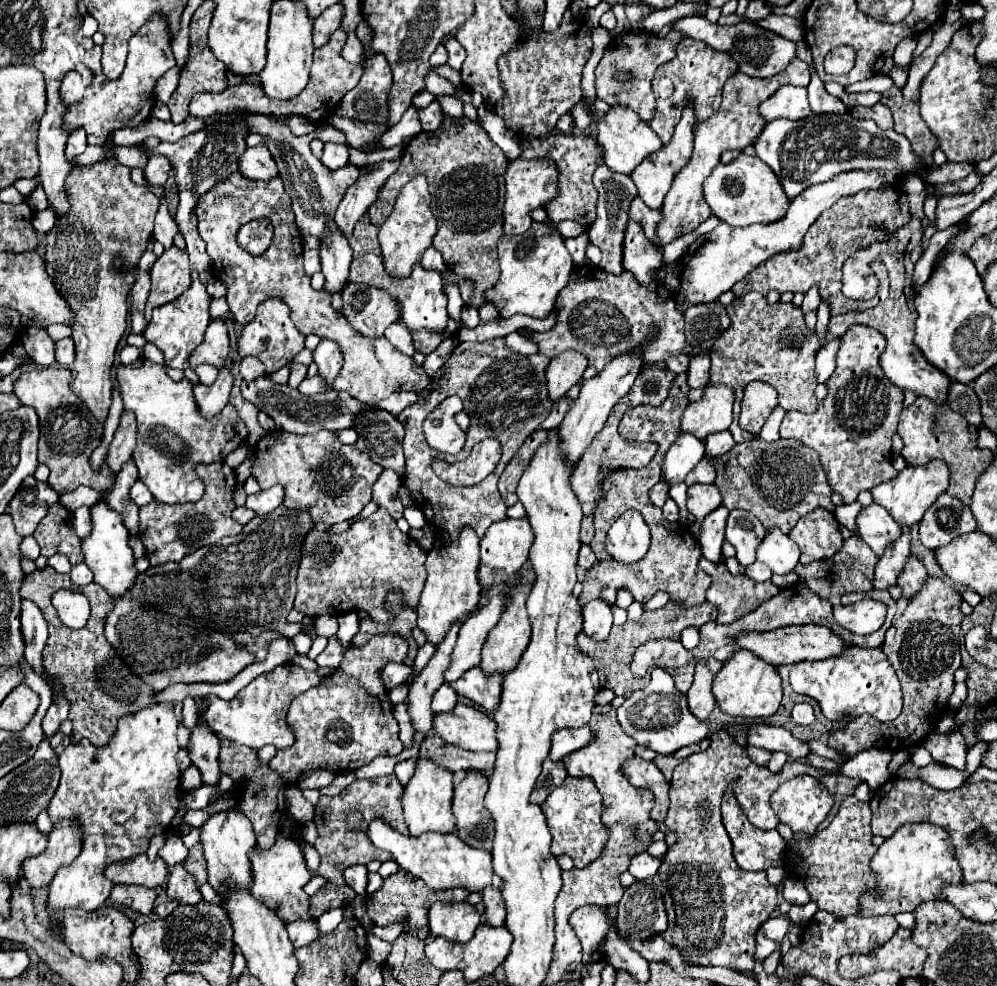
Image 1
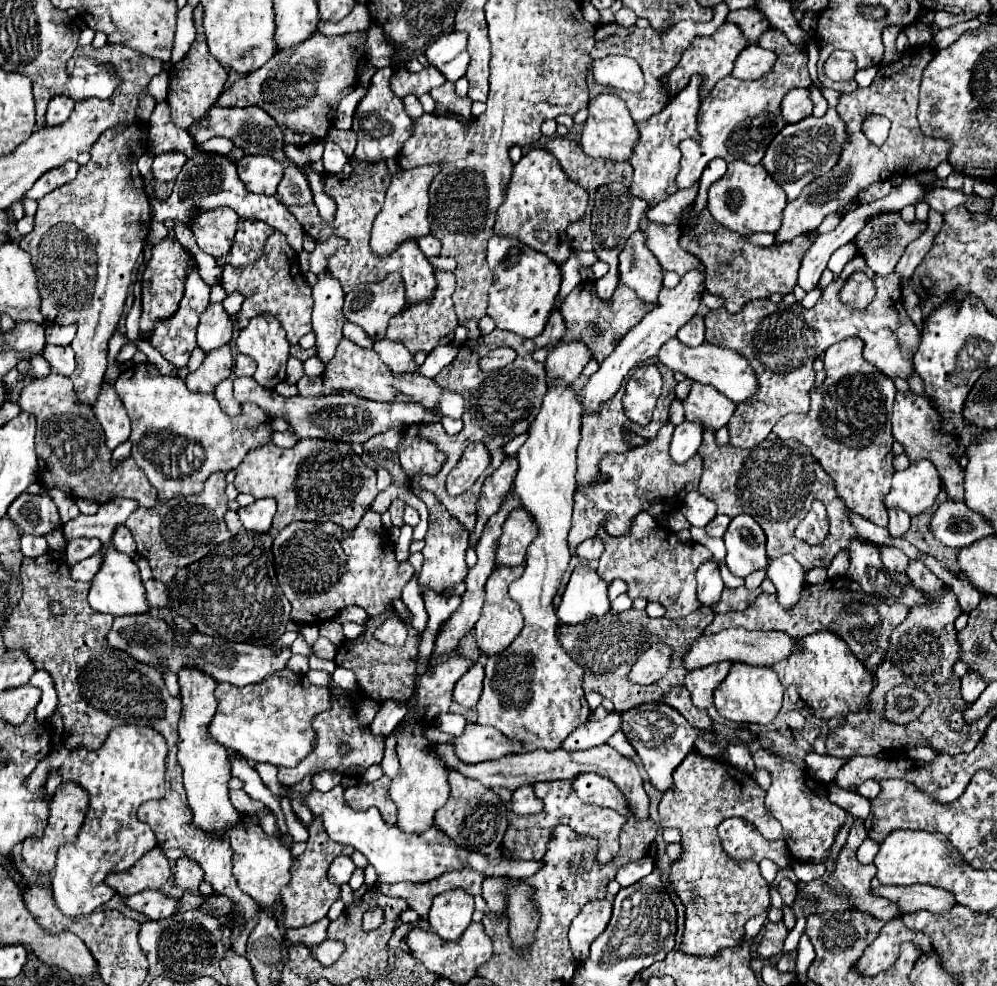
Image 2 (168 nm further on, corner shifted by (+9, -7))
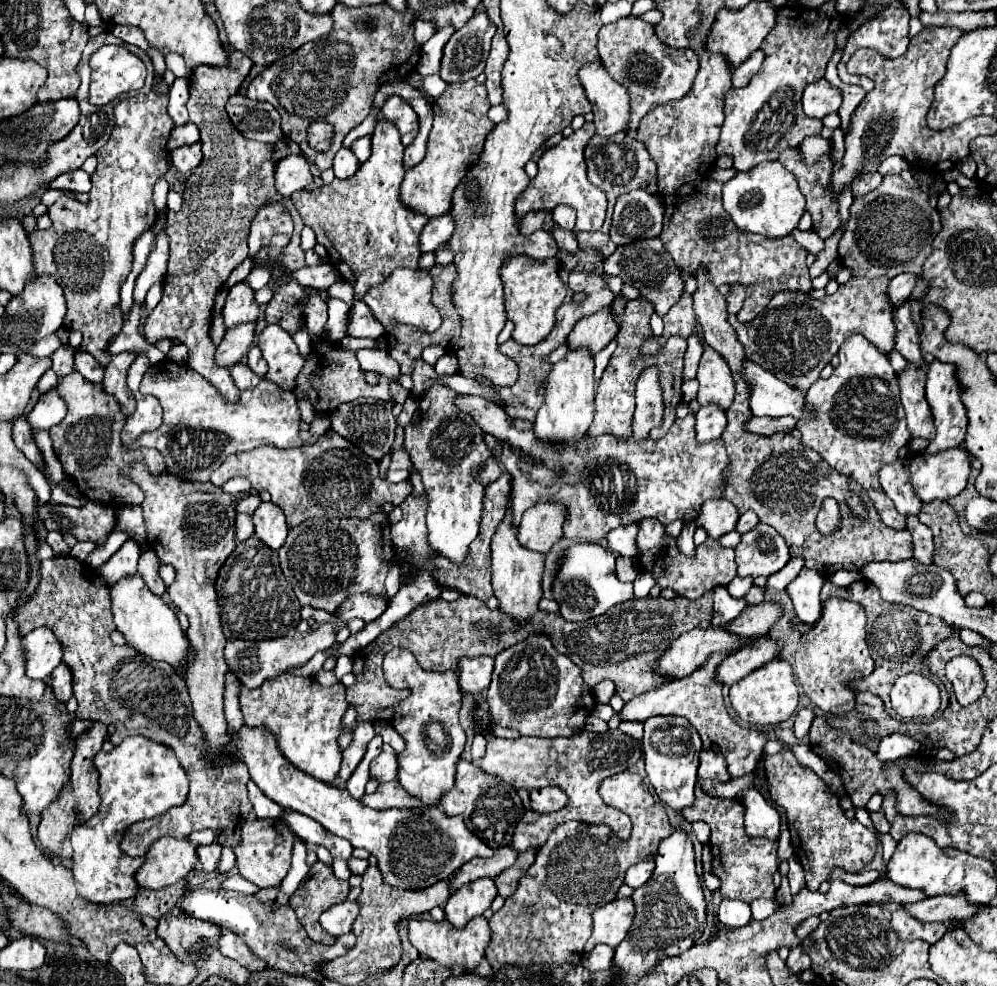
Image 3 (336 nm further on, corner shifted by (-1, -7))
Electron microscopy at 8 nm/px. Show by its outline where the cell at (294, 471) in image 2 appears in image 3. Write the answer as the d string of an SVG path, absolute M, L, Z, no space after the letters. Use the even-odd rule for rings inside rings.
M333 430L323 434L313 446L305 444L285 450L263 446L245 454L233 454L211 474L211 482L223 486L235 476L245 476L253 490L267 490L271 502L285 512L289 526L297 526L313 516L369 518L375 512L391 512L413 492L409 480L401 484L381 480L377 462Z

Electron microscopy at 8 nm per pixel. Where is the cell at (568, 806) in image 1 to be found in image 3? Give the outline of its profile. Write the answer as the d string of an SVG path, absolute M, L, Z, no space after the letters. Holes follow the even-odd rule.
M619 728L607 730L603 734L597 732L581 732L569 738L529 738L521 736L517 740L507 738L489 738L487 742L487 754L481 760L481 768L485 772L491 772L499 776L503 782L527 786L527 788L545 788L545 786L559 786L567 792L569 802L565 810L559 812L529 812L521 818L521 822L515 828L513 836L513 848L519 852L525 852L527 848L541 848L549 834L567 820L579 820L587 824L607 824L611 830L621 836L623 840L631 834L631 820L627 814L609 808L601 796L599 786L605 778L625 772L631 766L637 764L637 760L643 756L641 740L635 740L627 734L623 734Z

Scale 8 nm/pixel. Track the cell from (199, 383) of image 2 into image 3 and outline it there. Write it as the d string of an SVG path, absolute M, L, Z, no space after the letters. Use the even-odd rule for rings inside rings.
M245 322L245 324L229 328L225 332L223 342L217 346L215 362L225 368L239 362L243 358L243 354L247 354L249 346L255 338L255 326L257 326L257 322Z

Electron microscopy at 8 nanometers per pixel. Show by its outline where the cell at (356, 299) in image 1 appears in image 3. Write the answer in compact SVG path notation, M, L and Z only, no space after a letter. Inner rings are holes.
M401 268L391 274L389 280L385 280L381 286L371 288L363 302L377 314L377 320L385 326L385 330L393 330L397 324L411 324L417 326L419 330L425 332L435 332L441 326L441 316L439 310L431 304L431 288L433 288L433 278L429 270L409 270Z

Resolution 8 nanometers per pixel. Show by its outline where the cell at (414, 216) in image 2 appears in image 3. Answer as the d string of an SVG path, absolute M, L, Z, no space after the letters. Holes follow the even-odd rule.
M477 80L449 84L445 92L433 104L433 128L427 142L427 156L421 164L407 170L401 184L401 200L425 216L439 216L449 212L451 196L469 168L479 160L487 134L495 128L489 120L487 110L491 108L487 90Z

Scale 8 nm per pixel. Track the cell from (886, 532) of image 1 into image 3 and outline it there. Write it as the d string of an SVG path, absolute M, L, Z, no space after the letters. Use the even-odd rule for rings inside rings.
M859 334L849 336L843 342L843 346L839 348L839 360L841 362L833 370L831 378L827 378L827 380L819 378L807 392L807 406L813 408L815 420L813 418L799 420L797 428L801 432L801 442L805 446L809 446L811 450L815 450L831 468L835 468L837 472L857 480L869 492L881 520L895 530L903 530L905 528L905 516L901 516L897 512L893 502L881 490L881 484L879 484L879 478L877 478L879 468L883 464L895 462L899 448L903 448L911 440L911 434L909 434L907 424L905 424L905 412L903 412L903 406L901 406L901 400L899 400L899 386L897 386L895 370L891 368L891 362L889 362L887 354L877 350L865 336L859 336Z

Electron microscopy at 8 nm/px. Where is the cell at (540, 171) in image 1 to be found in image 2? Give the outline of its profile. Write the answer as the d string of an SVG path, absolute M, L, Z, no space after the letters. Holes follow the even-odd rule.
M533 148L525 152L523 158L513 166L505 202L497 210L495 234L517 238L533 250L547 254L553 262L561 264L571 252L565 228L569 222L579 220L585 208L587 192L567 180L559 162L549 152Z

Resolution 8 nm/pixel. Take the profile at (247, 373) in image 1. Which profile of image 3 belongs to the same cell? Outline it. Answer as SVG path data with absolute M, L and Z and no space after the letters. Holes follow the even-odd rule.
M253 346L253 348L249 350L249 368L251 368L257 376L261 376L261 378L267 374L267 362L263 360L261 350L259 350L257 346Z

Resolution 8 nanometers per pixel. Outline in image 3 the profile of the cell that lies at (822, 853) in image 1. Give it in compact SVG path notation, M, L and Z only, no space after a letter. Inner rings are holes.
M955 894L925 898L917 904L907 904L905 908L913 914L913 918L921 922L951 922L973 918L981 906L967 902L965 894Z

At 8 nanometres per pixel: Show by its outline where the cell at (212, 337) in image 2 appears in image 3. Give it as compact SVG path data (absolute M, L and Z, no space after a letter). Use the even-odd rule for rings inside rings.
M241 282L229 290L227 302L223 306L225 326L237 326L241 322L255 322L259 316L259 304L255 302L255 290Z

